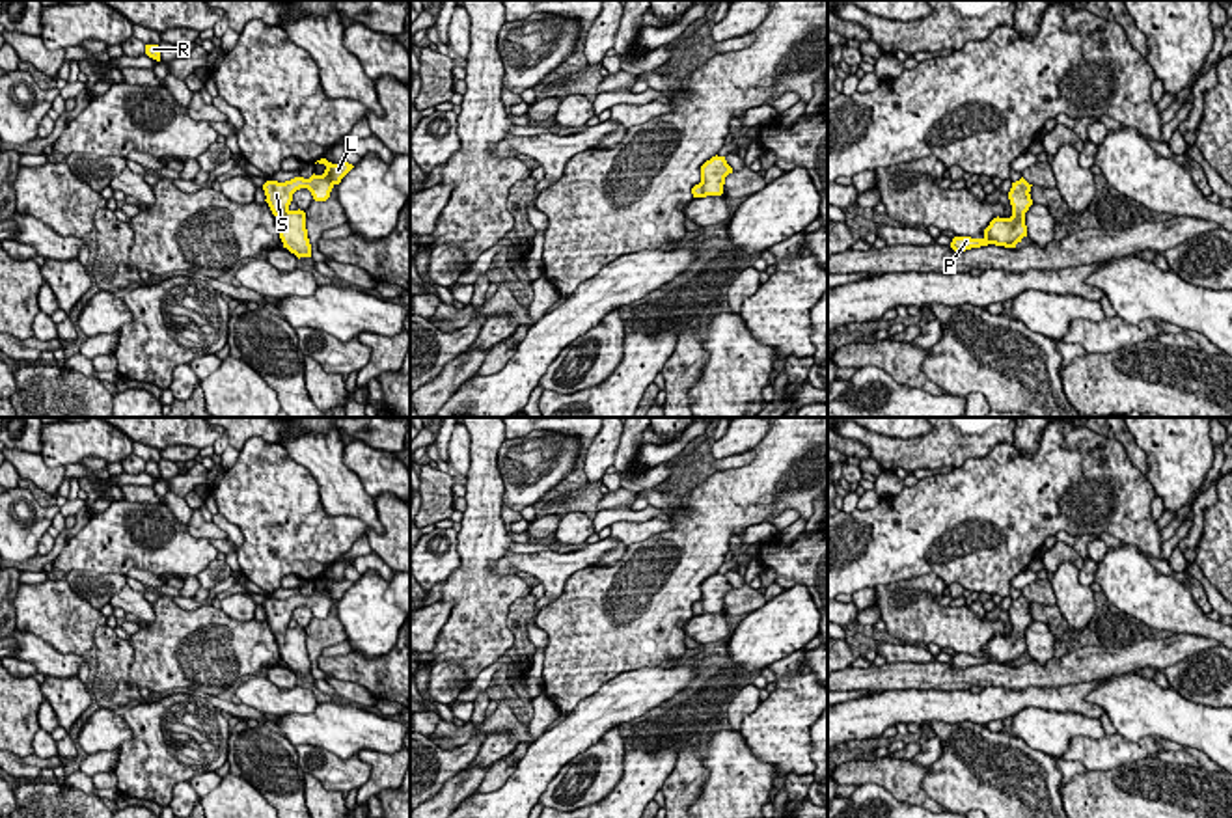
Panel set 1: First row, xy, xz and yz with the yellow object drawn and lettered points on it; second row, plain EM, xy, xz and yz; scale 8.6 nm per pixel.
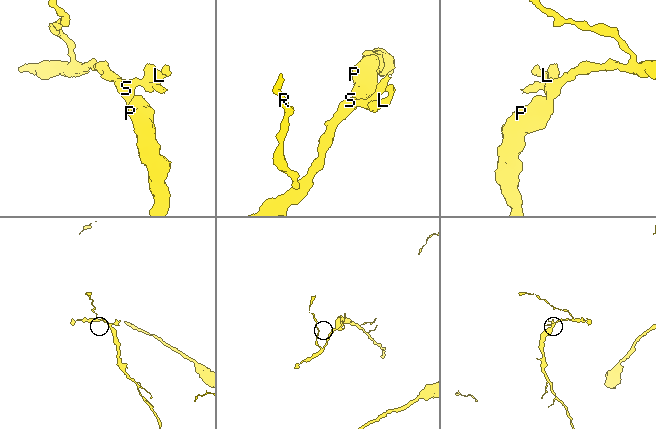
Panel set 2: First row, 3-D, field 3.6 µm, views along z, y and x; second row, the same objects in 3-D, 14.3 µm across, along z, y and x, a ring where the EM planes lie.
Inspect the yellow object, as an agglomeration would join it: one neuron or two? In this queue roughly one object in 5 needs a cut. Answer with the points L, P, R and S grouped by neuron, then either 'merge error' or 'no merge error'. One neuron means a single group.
L P R S; no merge error

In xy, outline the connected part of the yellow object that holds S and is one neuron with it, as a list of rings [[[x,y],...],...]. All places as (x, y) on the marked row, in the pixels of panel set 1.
[[[326,158],[317,160],[324,164],[326,170],[322,175],[311,175],[309,179],[294,177],[285,183],[267,181],[263,184],[267,203],[276,216],[280,239],[283,248],[300,257],[311,257],[311,244],[306,229],[306,212],[291,211],[293,194],[300,188],[308,188],[315,201],[326,201],[330,192],[341,179],[354,168],[349,162],[332,164]]]

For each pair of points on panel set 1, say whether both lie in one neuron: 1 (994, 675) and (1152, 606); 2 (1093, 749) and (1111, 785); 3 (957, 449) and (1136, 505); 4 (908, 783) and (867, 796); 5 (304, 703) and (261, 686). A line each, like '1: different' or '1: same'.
1: different
2: different
3: different
4: different
5: same

